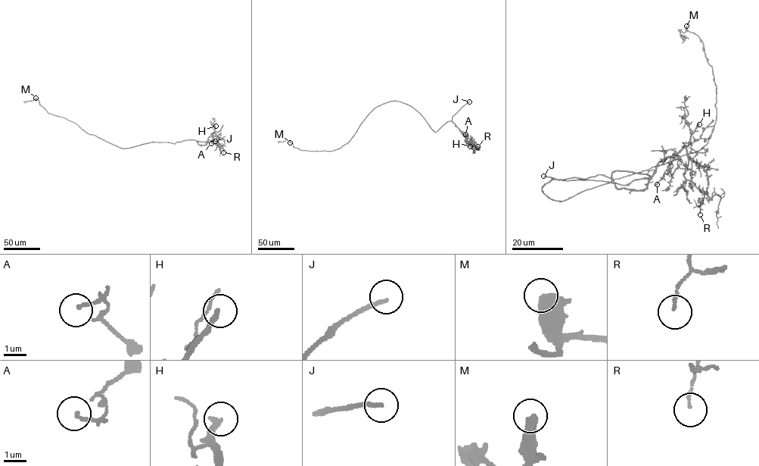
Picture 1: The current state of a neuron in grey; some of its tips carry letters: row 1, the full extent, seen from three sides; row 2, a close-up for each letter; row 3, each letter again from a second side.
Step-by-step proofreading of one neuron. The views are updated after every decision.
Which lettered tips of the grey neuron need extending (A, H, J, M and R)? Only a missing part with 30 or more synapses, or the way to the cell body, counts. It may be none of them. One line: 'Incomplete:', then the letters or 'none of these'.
Incomplete: H, J

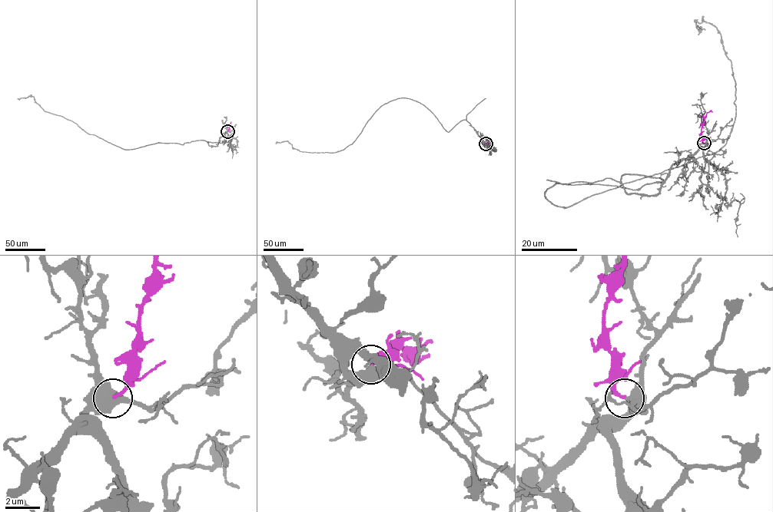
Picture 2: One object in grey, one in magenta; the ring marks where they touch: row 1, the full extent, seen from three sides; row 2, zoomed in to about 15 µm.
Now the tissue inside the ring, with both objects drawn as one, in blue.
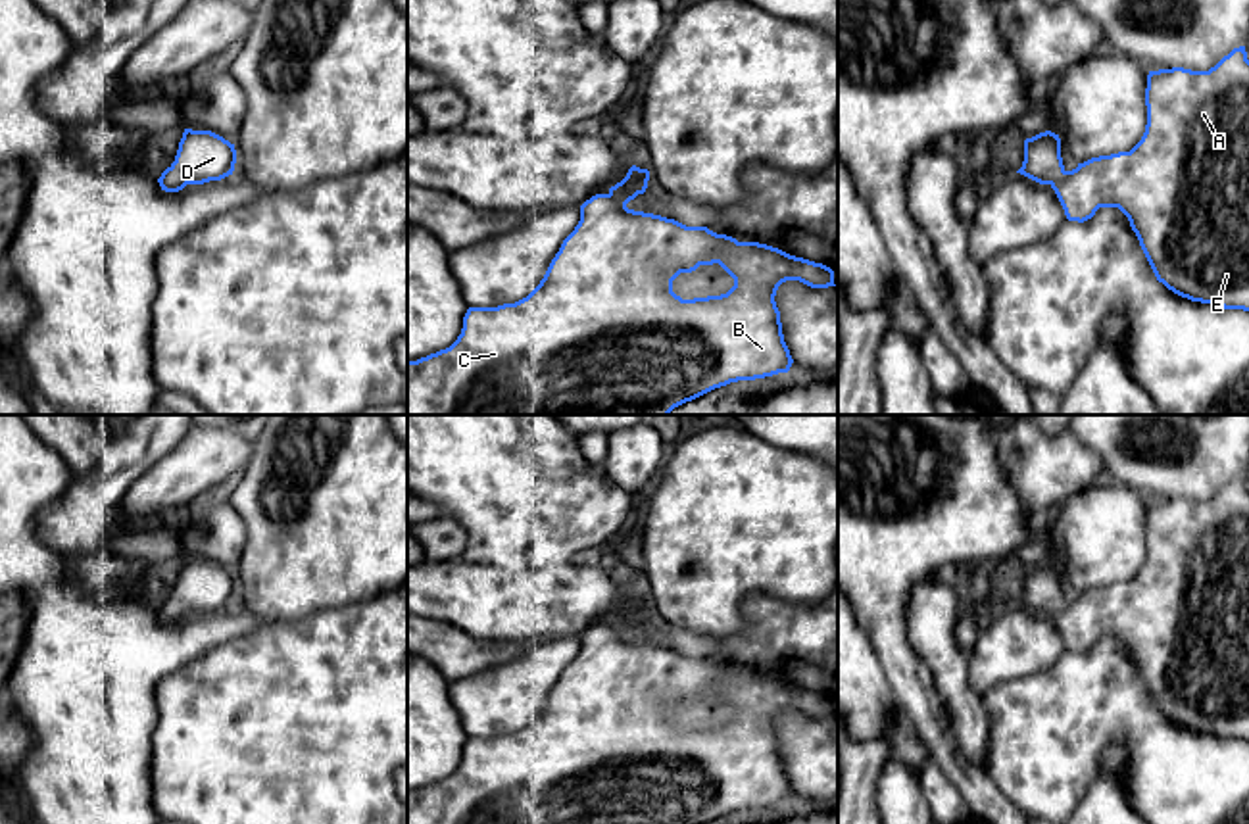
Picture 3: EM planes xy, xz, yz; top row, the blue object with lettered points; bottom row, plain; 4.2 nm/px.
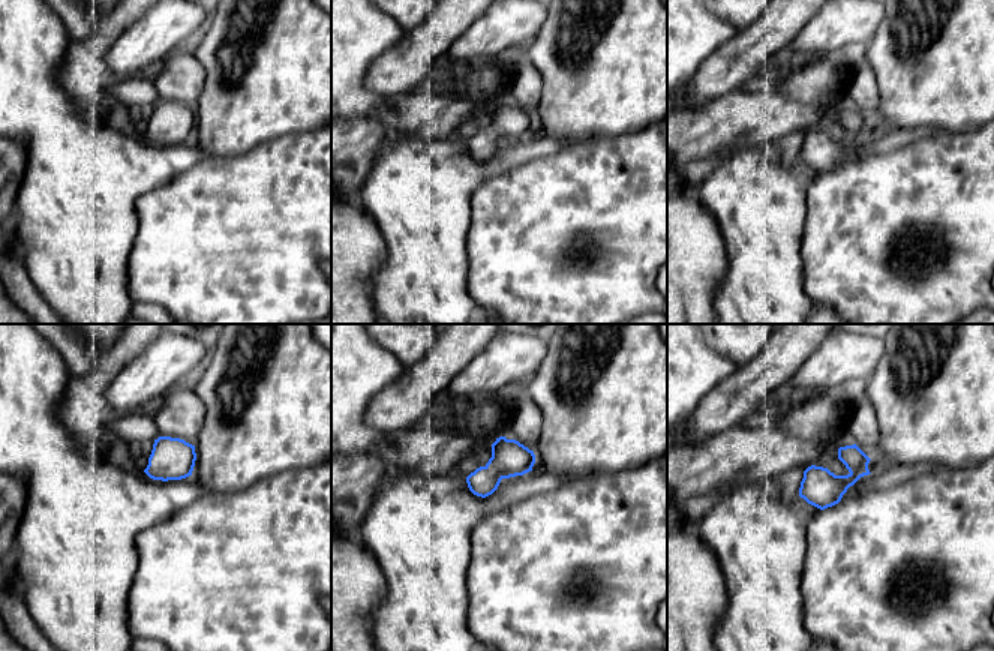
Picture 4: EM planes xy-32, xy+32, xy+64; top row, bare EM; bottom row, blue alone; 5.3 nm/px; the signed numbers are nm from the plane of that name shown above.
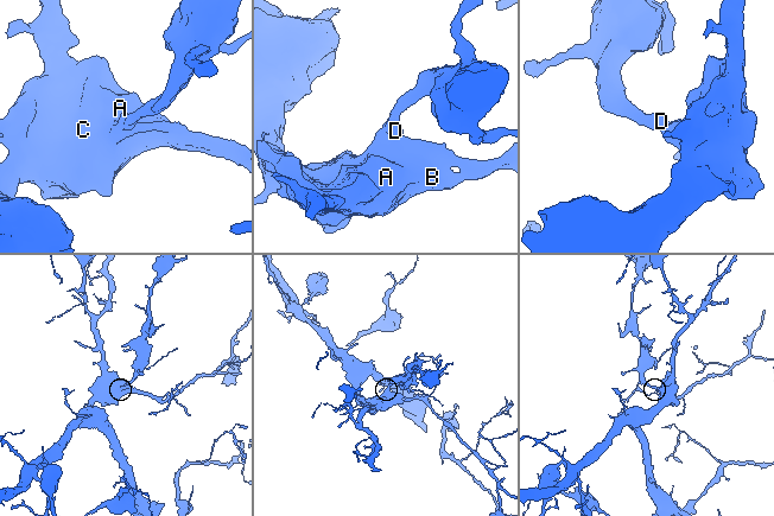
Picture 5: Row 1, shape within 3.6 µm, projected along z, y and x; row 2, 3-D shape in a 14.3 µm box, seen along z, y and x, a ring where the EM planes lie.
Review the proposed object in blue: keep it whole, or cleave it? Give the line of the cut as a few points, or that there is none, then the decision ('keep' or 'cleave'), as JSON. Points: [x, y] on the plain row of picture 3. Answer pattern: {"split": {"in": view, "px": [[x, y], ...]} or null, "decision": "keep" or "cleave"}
{"split": null, "decision": "keep"}

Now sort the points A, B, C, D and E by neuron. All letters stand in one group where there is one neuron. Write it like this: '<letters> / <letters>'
A B C D E

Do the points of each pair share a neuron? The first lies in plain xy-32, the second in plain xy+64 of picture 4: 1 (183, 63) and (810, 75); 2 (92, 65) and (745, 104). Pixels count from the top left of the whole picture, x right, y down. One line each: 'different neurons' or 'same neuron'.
1: different neurons
2: different neurons

